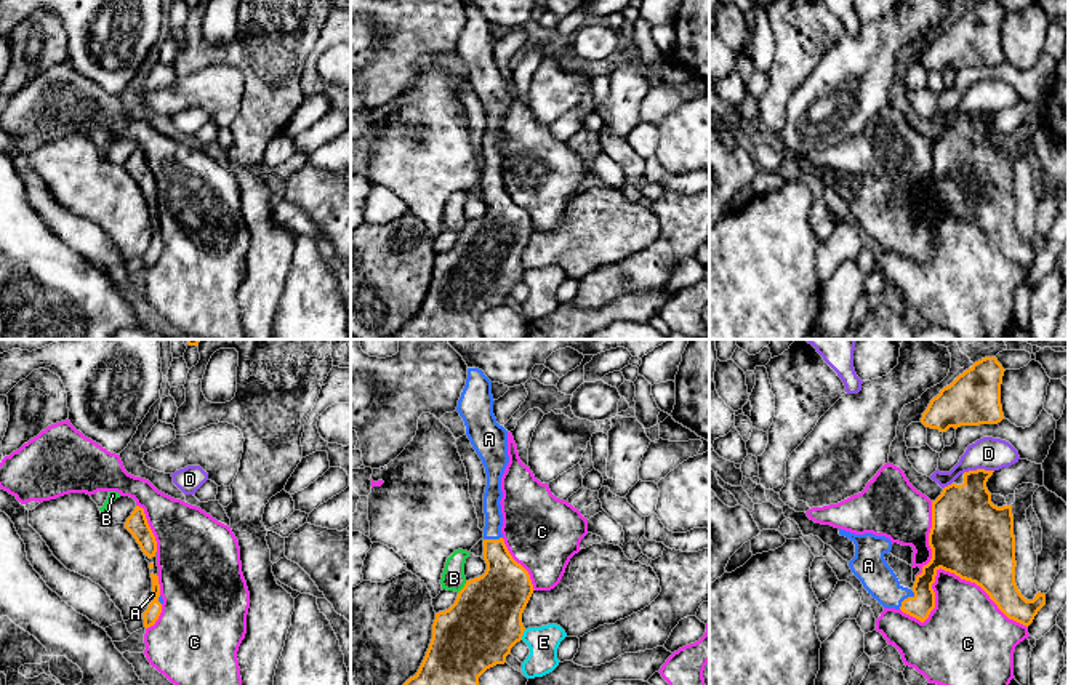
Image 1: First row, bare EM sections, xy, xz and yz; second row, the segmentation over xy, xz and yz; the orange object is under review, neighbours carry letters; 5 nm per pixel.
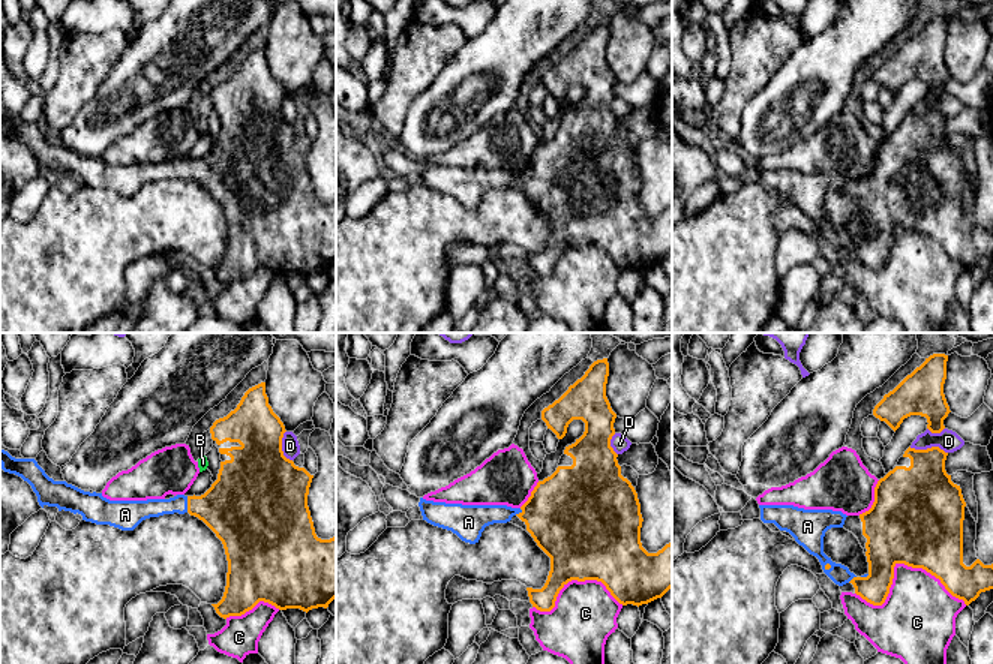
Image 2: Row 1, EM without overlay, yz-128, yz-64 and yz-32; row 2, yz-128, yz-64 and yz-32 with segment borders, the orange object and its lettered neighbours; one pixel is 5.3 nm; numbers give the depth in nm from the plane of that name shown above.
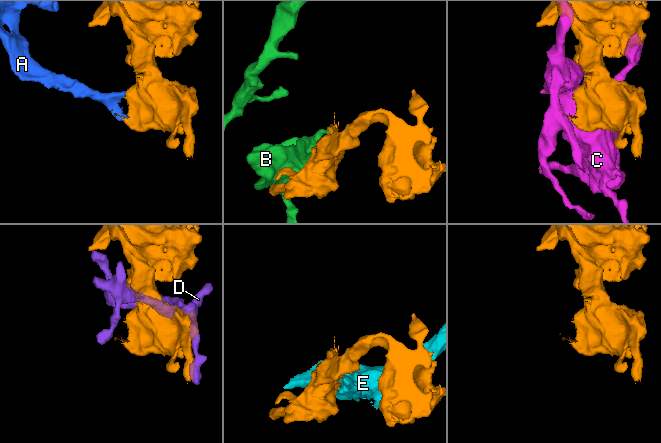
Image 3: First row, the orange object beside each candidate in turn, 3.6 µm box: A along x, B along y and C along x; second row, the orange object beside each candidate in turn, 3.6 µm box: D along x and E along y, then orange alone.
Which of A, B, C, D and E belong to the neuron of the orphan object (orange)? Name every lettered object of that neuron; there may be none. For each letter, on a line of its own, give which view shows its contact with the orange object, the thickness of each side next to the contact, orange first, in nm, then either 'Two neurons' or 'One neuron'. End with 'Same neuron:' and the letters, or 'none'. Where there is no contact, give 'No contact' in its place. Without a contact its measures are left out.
A: Touches orange in yz. Thickness 120 nm (orange) against 170 nm. One neuron
B: Touches orange in xz. Thickness 380 nm (orange) against 120 nm. Two neurons
C: Touches orange in yz. Thickness 400 nm (orange) against 320 nm. Two neurons
D: Touches orange in yz. Thickness 320 nm (orange) against 170 nm. Two neurons
E: Touches orange in xz. Thickness 380 nm (orange) against 160 nm. Two neurons
Same neuron: A

